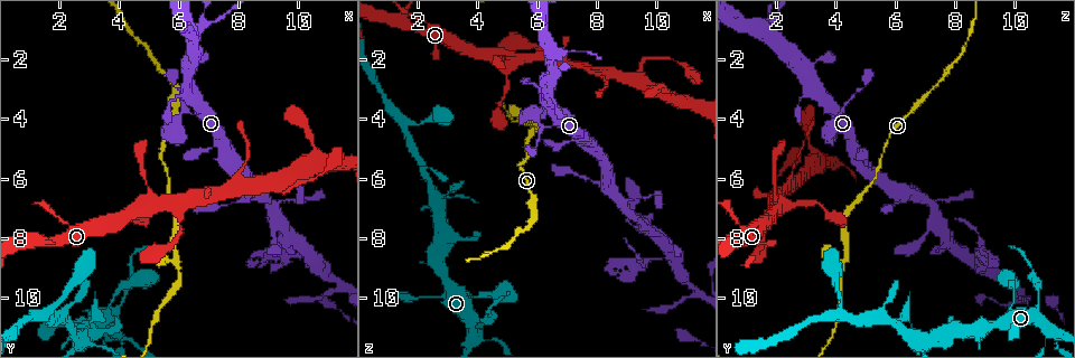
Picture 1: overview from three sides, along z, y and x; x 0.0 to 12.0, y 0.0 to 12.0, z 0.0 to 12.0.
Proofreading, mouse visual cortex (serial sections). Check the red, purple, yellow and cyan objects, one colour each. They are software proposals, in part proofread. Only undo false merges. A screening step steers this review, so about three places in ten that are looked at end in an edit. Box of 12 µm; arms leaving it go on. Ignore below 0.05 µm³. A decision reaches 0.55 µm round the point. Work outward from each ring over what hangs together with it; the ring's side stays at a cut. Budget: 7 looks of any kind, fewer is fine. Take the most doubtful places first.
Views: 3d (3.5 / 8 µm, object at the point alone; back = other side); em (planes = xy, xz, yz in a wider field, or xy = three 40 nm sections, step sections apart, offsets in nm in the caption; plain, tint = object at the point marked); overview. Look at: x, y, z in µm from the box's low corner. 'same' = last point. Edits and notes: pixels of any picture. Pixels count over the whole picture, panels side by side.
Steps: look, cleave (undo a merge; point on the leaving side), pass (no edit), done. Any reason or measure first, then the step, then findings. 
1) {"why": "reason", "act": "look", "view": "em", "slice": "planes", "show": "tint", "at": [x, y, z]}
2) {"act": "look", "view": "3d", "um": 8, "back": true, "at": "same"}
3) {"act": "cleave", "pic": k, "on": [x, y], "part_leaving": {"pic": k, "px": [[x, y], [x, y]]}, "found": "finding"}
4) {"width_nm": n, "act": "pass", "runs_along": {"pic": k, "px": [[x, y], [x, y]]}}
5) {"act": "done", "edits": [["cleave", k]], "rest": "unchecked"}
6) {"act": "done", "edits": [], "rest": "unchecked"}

{"why": "arms part here", "act": "look", "view": "3d", "um": 3.5, "at": [6.0, 8.8, 4.3]}

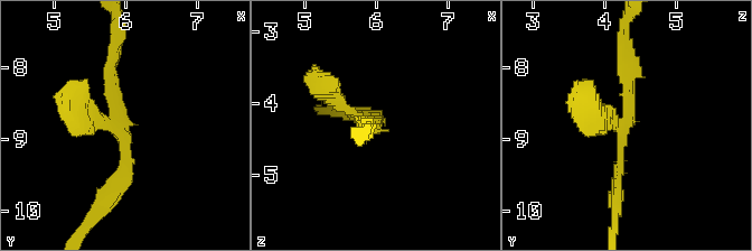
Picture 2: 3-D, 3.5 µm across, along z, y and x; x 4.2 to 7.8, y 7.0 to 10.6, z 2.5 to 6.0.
{"arms": 3, "arm_widths_nm": [150, 150, 300], "why": "need the tissue", "act": "look", "view": "em", "slice": "xy", "step": 1, "show": "tint", "at": [5.95, 8.80, 4.30]}

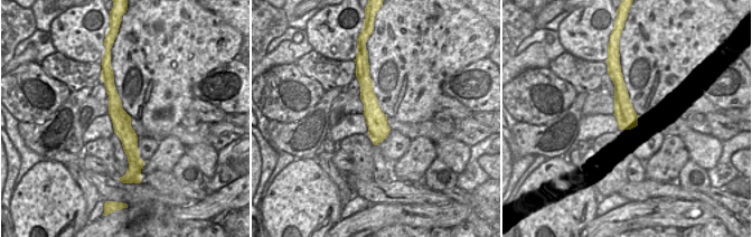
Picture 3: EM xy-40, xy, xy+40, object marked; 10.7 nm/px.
{"act": "cleave", "pic": 2, "on": [86, 126], "found": "a second cell is stuck on"}

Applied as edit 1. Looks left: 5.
{"why": "see it whole again", "act": "look", "view": "overview"}

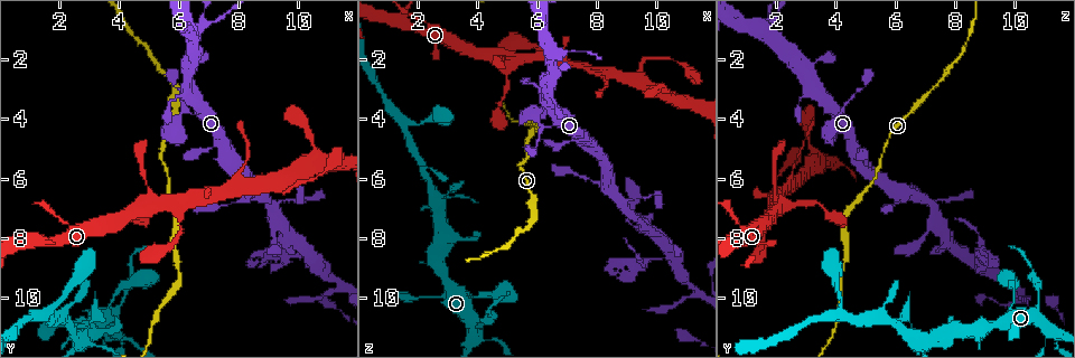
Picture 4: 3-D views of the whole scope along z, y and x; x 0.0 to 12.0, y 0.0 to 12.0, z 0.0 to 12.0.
{"why": "narrows sharply", "act": "look", "view": "3d", "um": 3.5, "back": true, "at": [4.0, 10.0, 10.8]}

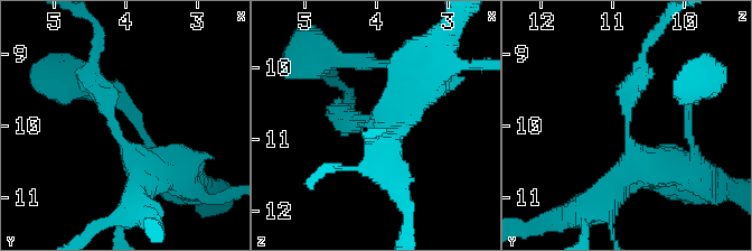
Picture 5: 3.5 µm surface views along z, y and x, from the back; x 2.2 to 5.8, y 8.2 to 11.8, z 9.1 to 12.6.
{"arm_widths_nm": [250, 500], "act": "look", "view": "em", "slice": "xy", "step": 5, "show": "tint", "at": [4.10, 10.00, 10.80]}

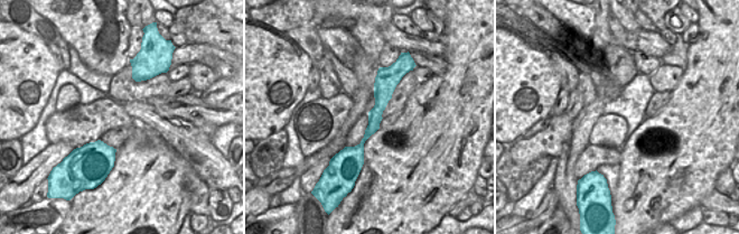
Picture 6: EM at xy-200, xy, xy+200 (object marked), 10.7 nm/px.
{"act": "cleave", "pic": 5, "on": [339, 111], "part_leaving": {"pic": 5, "px": [[358, 123], [344, 115], [347, 92]]}, "found": "a second cell is stuck on"}

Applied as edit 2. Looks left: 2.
{"why": "a fork", "act": "look", "view": "3d", "um": 8, "at": [9.4, 7.2, 7.3]}

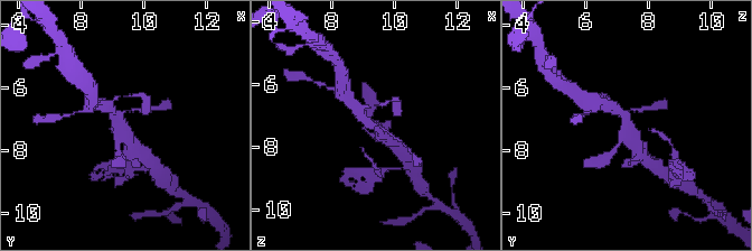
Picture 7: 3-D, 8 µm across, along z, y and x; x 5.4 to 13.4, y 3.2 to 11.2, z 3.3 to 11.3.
{"act": "look", "view": "em", "slice": "xy", "step": 1, "show": "tint", "at": [9.4, 7.2, 7.3]}

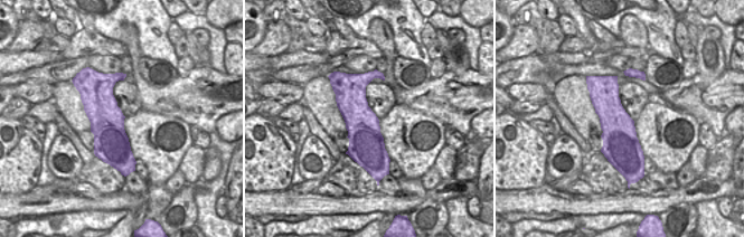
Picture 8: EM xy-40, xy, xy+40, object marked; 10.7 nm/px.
{"act": "pass", "runs_along": {"pic": 8, "px": [[96, 75], [111, 145], [125, 166]]}, "found": "continuous, no second cell"}

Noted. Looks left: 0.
{"act": "done", "edits": [["cleave", 2], ["cleave", 5]], "rest": "unchecked"}

